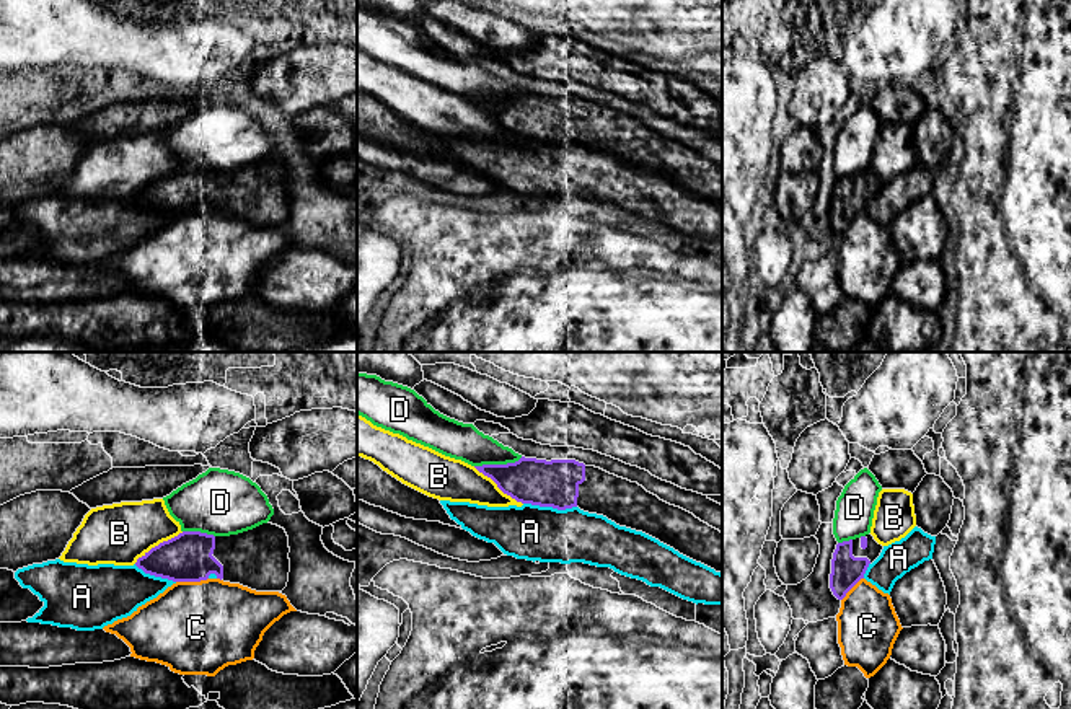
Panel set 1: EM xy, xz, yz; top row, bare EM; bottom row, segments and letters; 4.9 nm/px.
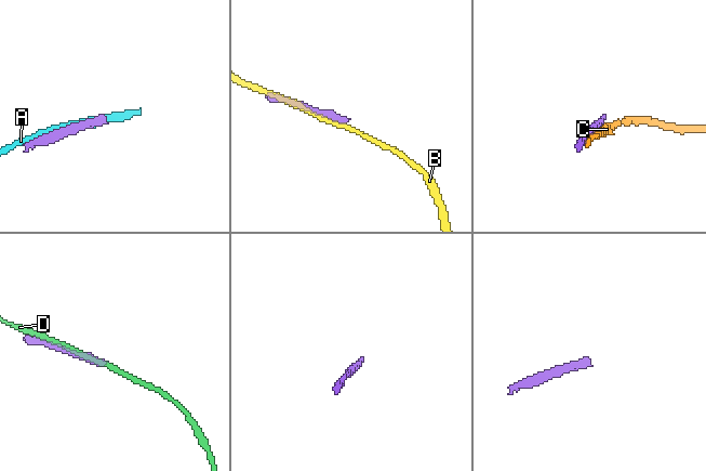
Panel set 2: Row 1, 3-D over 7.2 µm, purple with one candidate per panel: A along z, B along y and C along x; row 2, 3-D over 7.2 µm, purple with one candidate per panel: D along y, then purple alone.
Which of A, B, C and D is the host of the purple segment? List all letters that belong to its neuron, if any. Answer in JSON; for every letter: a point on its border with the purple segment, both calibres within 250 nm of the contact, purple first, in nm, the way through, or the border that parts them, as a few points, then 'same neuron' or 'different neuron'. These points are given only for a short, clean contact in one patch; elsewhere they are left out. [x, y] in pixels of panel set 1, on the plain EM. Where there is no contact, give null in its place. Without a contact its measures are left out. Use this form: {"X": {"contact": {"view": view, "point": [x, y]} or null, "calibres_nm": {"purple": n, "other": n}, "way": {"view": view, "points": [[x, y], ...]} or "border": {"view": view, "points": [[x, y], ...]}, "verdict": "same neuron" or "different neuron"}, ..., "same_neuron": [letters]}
{"A": {"contact": {"view": "xz", "point": [550, 140]}, "calibres_nm": {"purple": 220, "other": 280}, "verdict": "different neuron"}, "B": {"contact": {"view": "xy", "point": [160, 178]}, "calibres_nm": {"purple": 240, "other": 300}, "verdict": "different neuron"}, "C": {"contact": {"view": "xy", "point": [191, 215]}, "calibres_nm": {"purple": 240, "other": 460}, "verdict": "different neuron"}, "D": {"contact": {"view": "xz", "point": [498, 100]}, "calibres_nm": {"purple": 220, "other": 180}, "verdict": "different neuron"}, "same_neuron": []}

